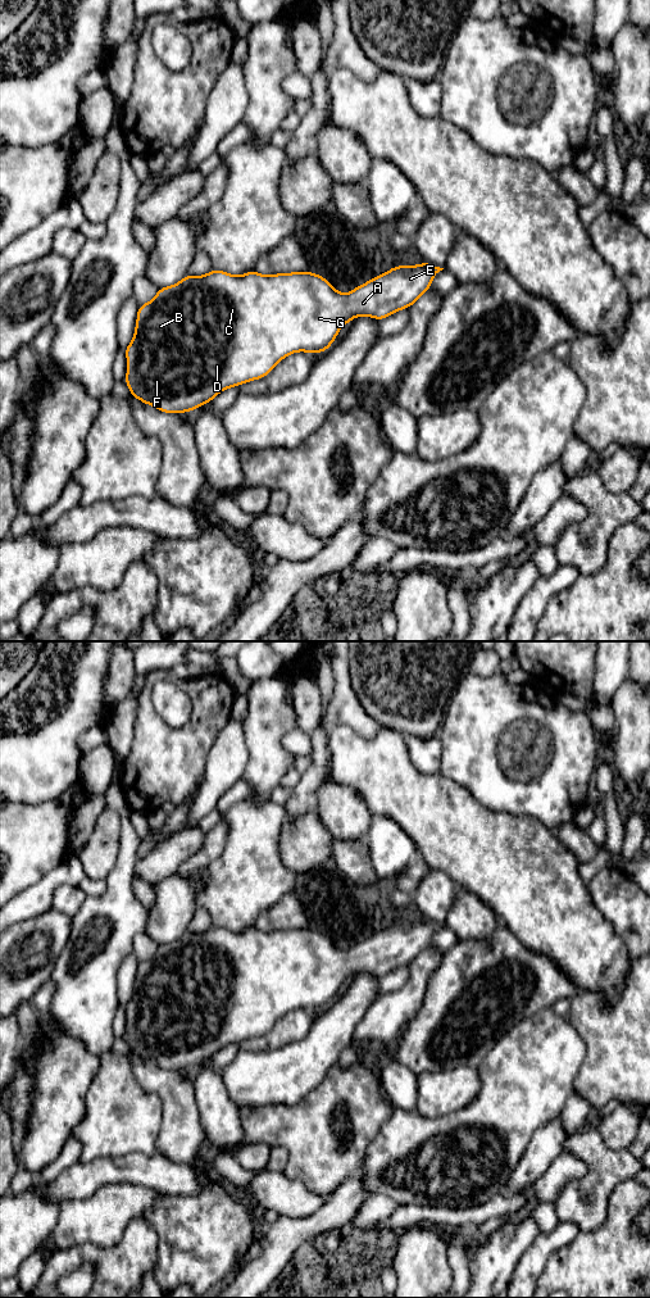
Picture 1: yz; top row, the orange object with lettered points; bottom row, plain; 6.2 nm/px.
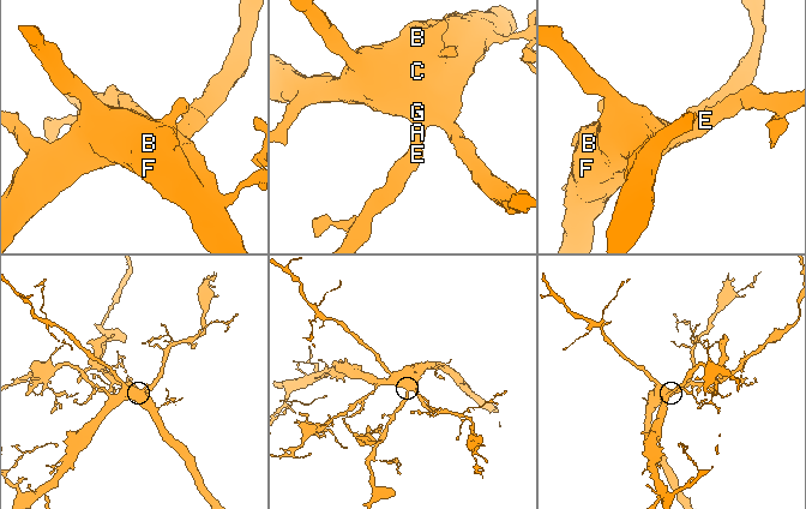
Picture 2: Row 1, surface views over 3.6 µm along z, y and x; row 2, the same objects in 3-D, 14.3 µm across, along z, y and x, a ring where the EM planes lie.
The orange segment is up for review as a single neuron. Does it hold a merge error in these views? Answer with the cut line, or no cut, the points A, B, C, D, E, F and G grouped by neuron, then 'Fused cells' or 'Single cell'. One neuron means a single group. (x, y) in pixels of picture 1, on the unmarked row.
No split. Groups: A B C D E F G. Single cell

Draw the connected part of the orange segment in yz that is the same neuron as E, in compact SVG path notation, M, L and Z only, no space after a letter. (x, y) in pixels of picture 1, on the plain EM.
M426 918L395 922L346 952L310 927L233 932L212 926L204 932L186 931L138 963L133 995L124 1006L124 1039L131 1053L163 1070L191 1068L229 1044L264 1035L290 1011L323 1009L342 982L356 974L381 977L410 965L442 926Z

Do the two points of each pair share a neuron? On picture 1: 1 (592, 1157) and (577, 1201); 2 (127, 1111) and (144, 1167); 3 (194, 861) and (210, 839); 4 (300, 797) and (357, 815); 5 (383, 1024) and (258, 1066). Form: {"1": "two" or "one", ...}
{"1": "one", "2": "two", "3": "one", "4": "two", "5": "two"}

